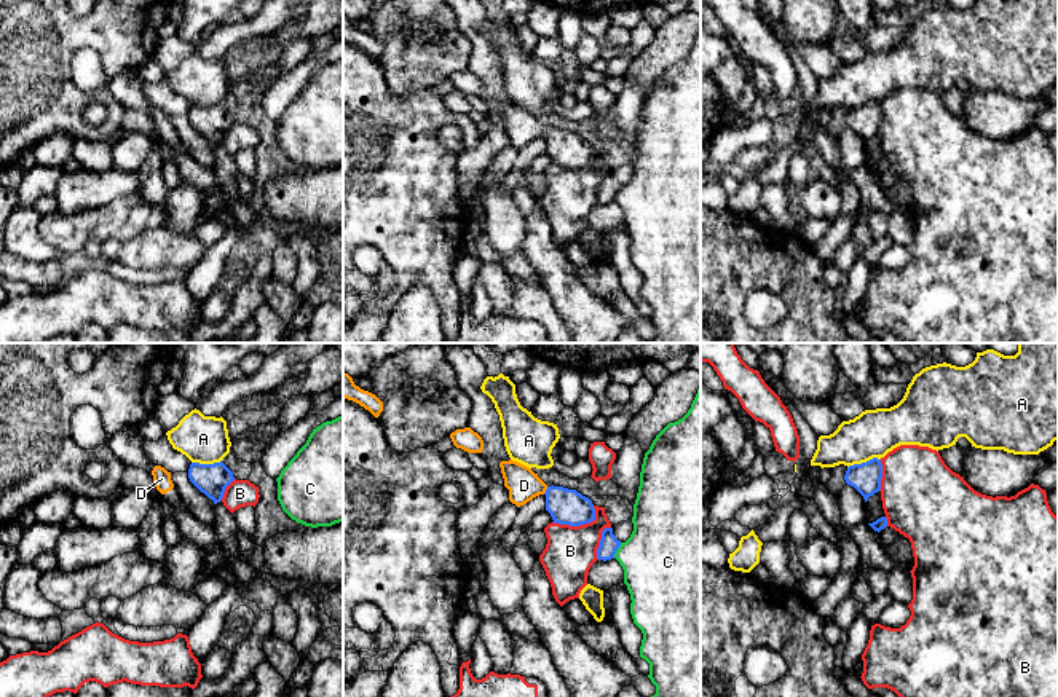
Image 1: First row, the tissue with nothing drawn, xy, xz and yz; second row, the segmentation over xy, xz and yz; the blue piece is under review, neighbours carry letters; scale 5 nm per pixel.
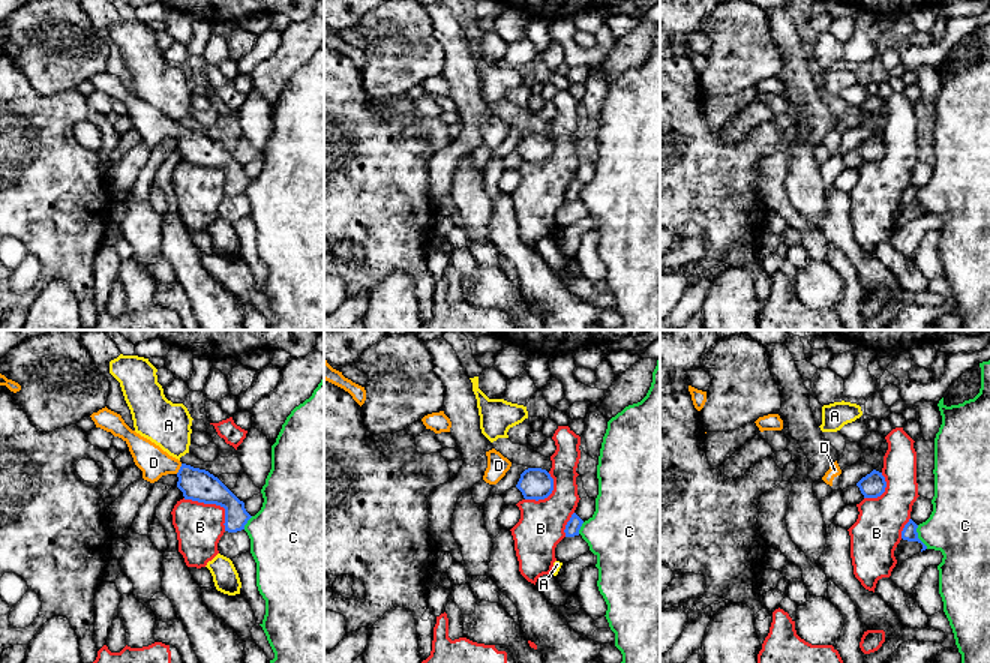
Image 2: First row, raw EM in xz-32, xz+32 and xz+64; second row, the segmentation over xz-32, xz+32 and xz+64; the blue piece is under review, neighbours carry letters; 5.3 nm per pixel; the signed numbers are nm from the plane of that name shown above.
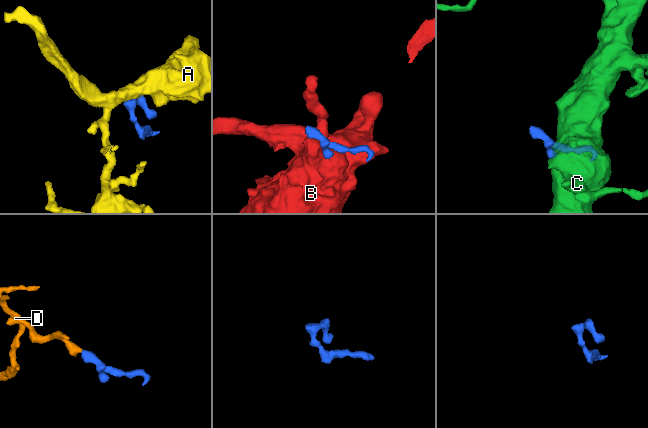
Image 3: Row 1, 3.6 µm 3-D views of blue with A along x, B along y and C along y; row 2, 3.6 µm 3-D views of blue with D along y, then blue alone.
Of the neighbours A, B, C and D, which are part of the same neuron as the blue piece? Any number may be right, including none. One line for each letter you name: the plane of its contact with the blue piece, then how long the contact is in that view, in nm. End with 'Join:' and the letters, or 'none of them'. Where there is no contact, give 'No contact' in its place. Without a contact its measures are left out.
D: Touches blue in xz. Shared border 50 nm
Join: D

